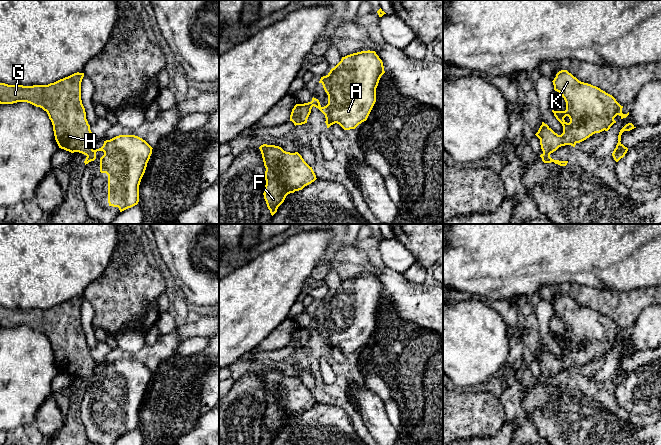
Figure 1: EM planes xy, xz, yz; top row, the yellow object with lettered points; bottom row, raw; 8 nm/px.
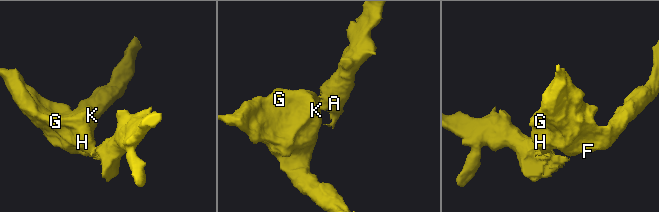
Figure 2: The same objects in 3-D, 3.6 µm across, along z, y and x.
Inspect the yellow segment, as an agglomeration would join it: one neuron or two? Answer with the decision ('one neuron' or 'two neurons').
two neurons

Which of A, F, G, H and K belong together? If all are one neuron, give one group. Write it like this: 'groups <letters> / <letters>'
groups A / F G H K

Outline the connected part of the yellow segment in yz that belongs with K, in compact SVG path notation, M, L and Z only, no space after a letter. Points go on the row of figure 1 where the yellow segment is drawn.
M561 70L556 74L556 77L552 81L554 90L559 92L566 102L565 111L554 111L554 116L563 126L563 133L558 135L547 124L542 122L538 132L535 134L540 139L541 149L544 154L549 155L556 151L559 147L565 145L571 145L575 147L577 143L580 143L595 133L602 131L608 131L610 127L616 123L614 118L619 115L621 119L626 118L629 115L622 113L622 108L616 99L601 90L600 88L588 83L579 81L567 70Z

